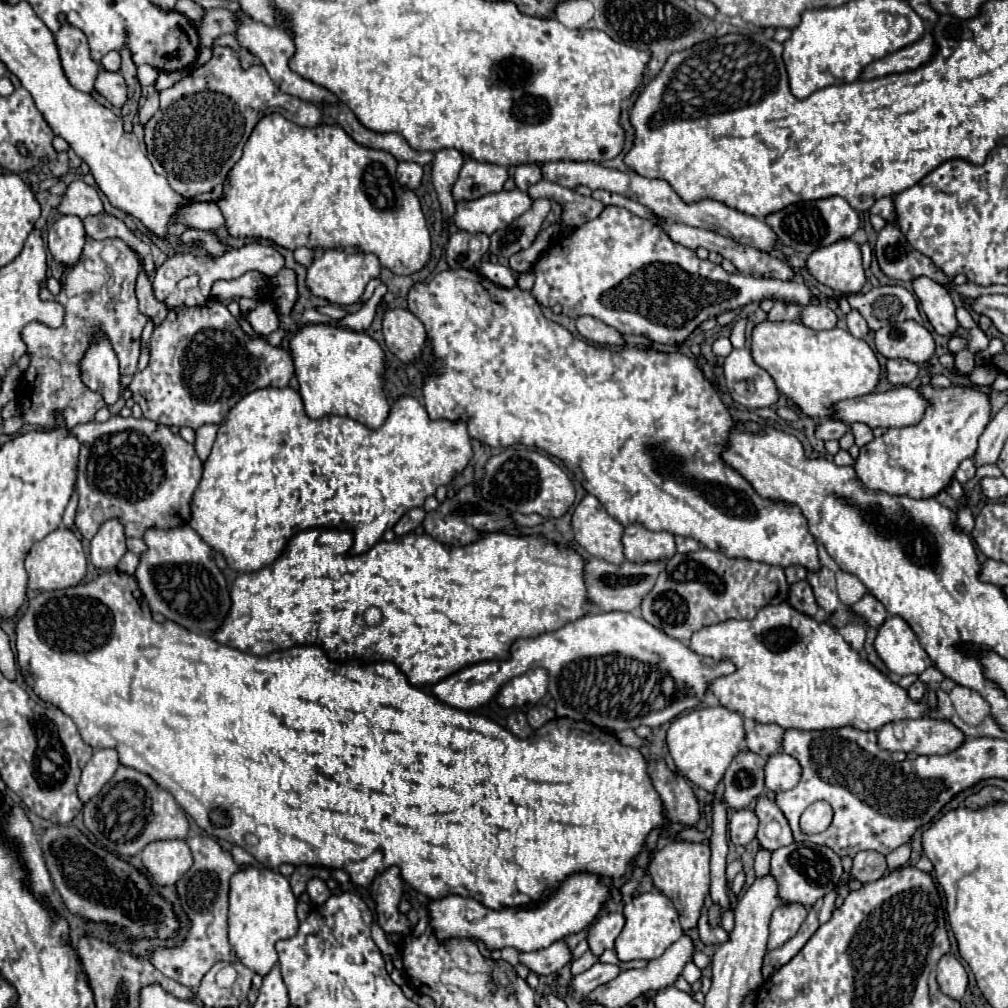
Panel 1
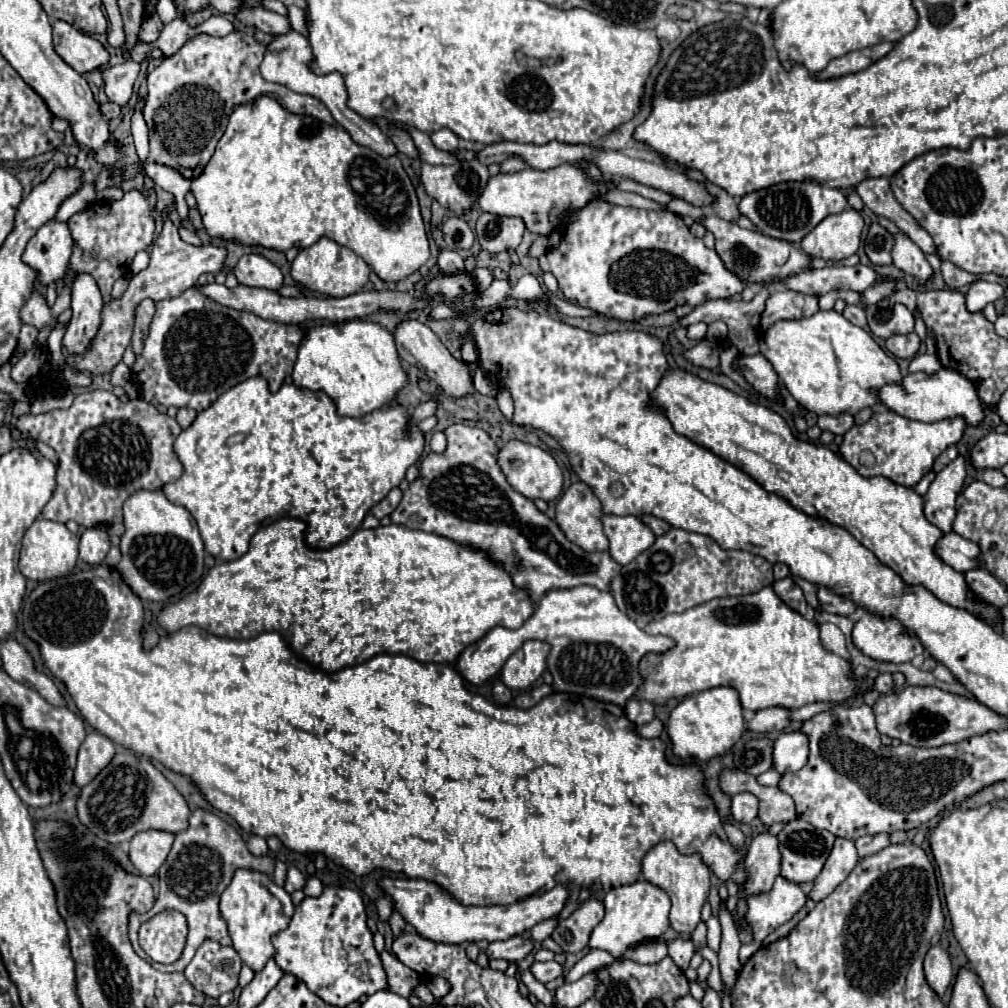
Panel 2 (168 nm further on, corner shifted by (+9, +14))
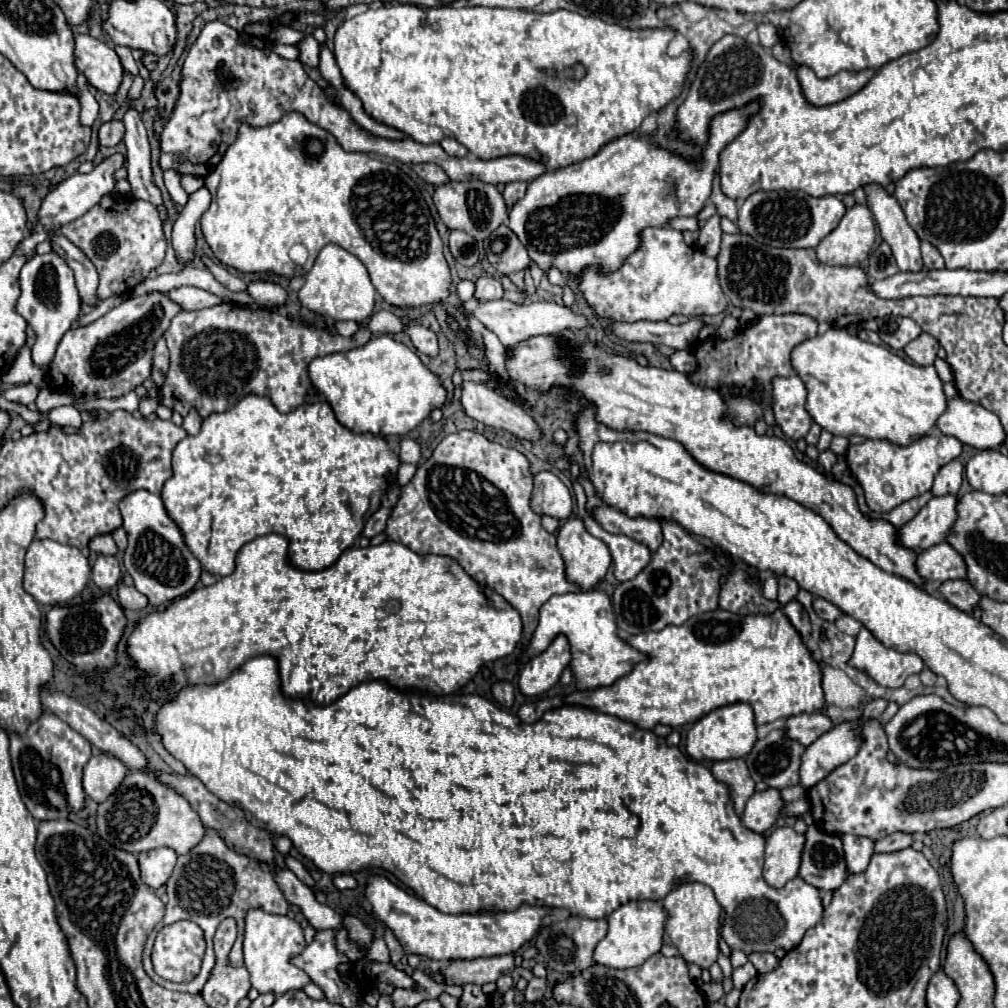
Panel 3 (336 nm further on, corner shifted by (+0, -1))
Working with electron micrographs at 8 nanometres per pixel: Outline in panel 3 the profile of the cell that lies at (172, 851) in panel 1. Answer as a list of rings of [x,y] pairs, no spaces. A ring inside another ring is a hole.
[[[168,847],[152,849],[152,851],[146,851],[146,853],[140,853],[138,863],[140,863],[142,881],[148,887],[158,889],[172,875],[172,869],[176,865],[176,851],[172,851]]]

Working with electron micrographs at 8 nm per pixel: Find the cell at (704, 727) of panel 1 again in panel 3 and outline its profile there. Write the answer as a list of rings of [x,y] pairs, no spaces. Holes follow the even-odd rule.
[[[734,703],[714,709],[712,713],[698,719],[688,733],[686,751],[696,761],[726,761],[726,759],[738,759],[748,755],[754,743],[756,743],[754,711],[748,703]]]

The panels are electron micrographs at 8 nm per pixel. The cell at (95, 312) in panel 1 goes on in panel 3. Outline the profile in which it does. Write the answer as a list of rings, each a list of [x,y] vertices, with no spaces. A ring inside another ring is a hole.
[[[104,195],[96,207],[92,207],[80,219],[60,227],[60,231],[94,263],[99,277],[97,296],[100,300],[112,295],[124,295],[164,261],[166,239],[162,221],[156,207],[148,201]]]

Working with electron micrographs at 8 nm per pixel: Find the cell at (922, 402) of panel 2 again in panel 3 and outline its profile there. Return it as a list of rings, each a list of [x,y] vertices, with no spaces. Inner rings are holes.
[[[962,397],[948,401],[946,413],[938,419],[938,429],[974,449],[996,449],[1006,439],[1006,431],[992,411]]]

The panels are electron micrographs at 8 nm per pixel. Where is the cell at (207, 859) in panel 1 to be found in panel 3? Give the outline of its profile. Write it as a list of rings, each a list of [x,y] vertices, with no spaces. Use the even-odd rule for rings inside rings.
[[[208,829],[204,839],[192,849],[188,851],[186,855],[180,855],[178,857],[178,863],[174,867],[174,873],[172,877],[168,879],[166,883],[168,887],[168,903],[166,903],[166,915],[164,919],[154,927],[154,931],[150,933],[148,941],[146,941],[146,947],[144,947],[144,969],[146,973],[158,983],[162,985],[164,989],[172,989],[172,991],[184,991],[184,993],[200,993],[204,983],[208,981],[208,977],[212,975],[212,967],[216,963],[216,957],[214,957],[214,949],[212,949],[212,937],[214,937],[214,931],[216,927],[226,919],[226,917],[234,917],[238,921],[238,939],[228,955],[228,963],[232,967],[242,967],[244,965],[244,957],[242,957],[242,939],[244,939],[244,915],[250,911],[250,909],[264,909],[268,913],[276,913],[276,915],[286,915],[288,911],[288,901],[284,899],[282,891],[278,889],[272,873],[268,871],[262,871],[258,863],[250,861],[246,855],[240,855],[236,853],[234,849],[230,849],[222,837],[214,831],[214,829]],[[180,919],[190,919],[194,923],[198,923],[202,929],[204,929],[204,935],[206,935],[206,955],[204,955],[204,961],[202,961],[202,971],[200,975],[190,981],[190,983],[172,983],[172,981],[166,981],[162,977],[158,977],[152,969],[152,961],[150,961],[150,953],[152,953],[152,945],[154,945],[154,937],[156,933],[164,927],[164,925],[170,925],[174,921],[180,921]]]

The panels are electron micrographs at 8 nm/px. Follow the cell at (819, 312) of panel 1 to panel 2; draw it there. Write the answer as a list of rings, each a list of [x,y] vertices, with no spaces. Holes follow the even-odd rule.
[[[775,290],[769,296],[765,312],[761,314],[761,328],[769,328],[777,320],[793,320],[793,318],[807,318],[819,312],[817,296],[797,294],[791,290]]]

